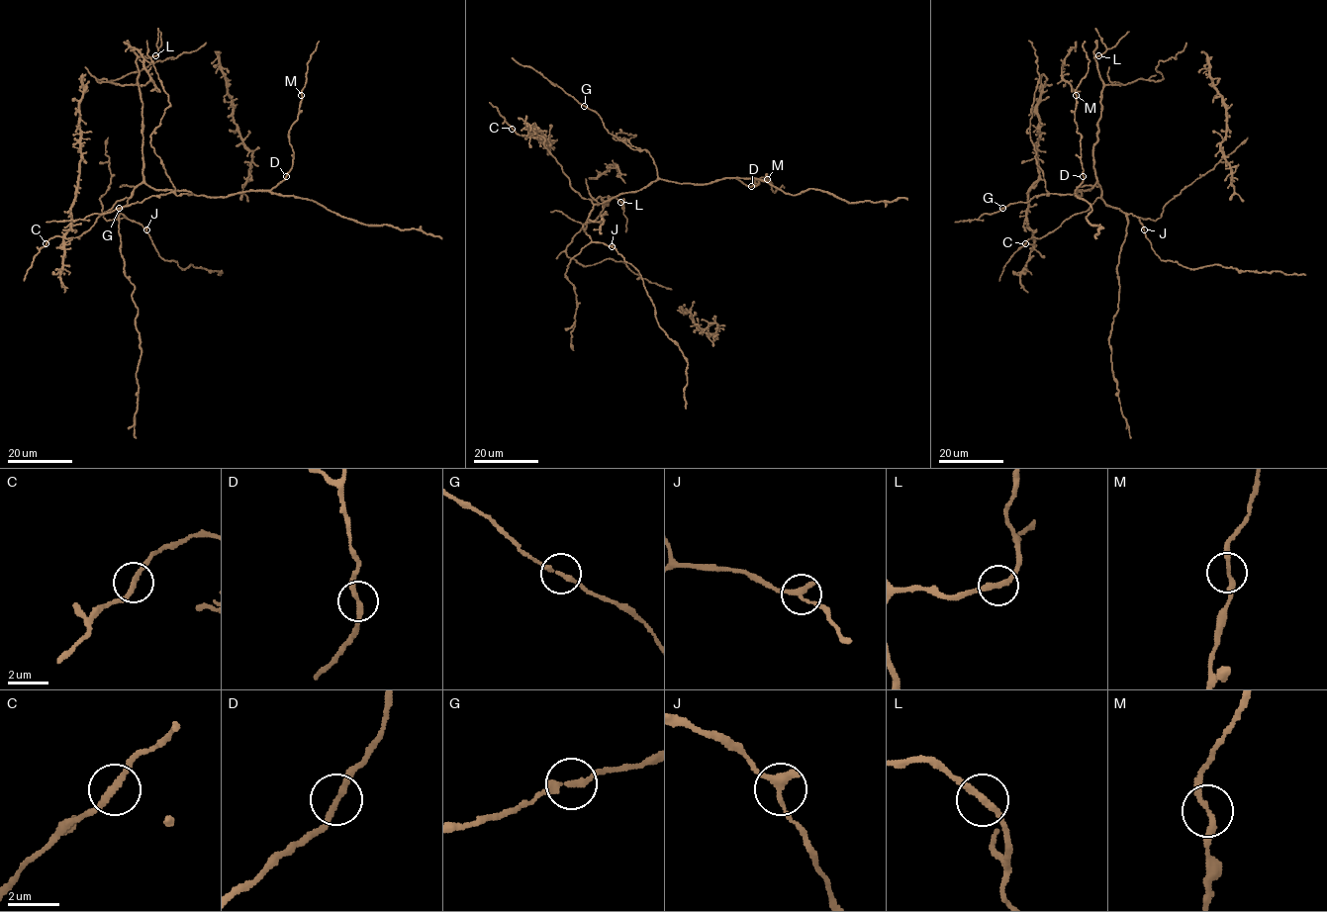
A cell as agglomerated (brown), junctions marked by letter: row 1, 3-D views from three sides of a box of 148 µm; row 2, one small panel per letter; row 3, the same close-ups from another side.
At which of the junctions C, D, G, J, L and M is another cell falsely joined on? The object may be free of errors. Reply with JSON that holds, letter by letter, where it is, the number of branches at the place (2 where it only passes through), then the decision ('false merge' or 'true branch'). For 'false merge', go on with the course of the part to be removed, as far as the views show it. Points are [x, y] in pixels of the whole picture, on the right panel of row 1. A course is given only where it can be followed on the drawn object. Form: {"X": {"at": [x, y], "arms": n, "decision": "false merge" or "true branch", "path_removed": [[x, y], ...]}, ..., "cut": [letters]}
{"C": {"at": [1025, 243], "arms": 2, "decision": "true branch"}, "D": {"at": [1083, 176], "arms": 2, "decision": "true branch"}, "G": {"at": [1002, 208], "arms": 2, "decision": "true branch"}, "J": {"at": [1144, 229], "arms": 2, "decision": "true branch"}, "L": {"at": [1098, 55], "arms": 2, "decision": "true branch"}, "M": {"at": [1076, 95], "arms": 2, "decision": "true branch"}, "cut": []}

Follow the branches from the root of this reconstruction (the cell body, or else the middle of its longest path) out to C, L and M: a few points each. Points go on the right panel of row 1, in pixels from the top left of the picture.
C: (1100, 104), (1093, 159), (1101, 197), (1051, 231), (1039, 238), (1033, 236), (1025, 243)
L: (1100, 104), (1103, 84), (1094, 57), (1099, 56)
M: (1100, 104), (1093, 146), (1096, 181), (1080, 190), (1079, 197), (1075, 190), (1083, 168), (1076, 95)

